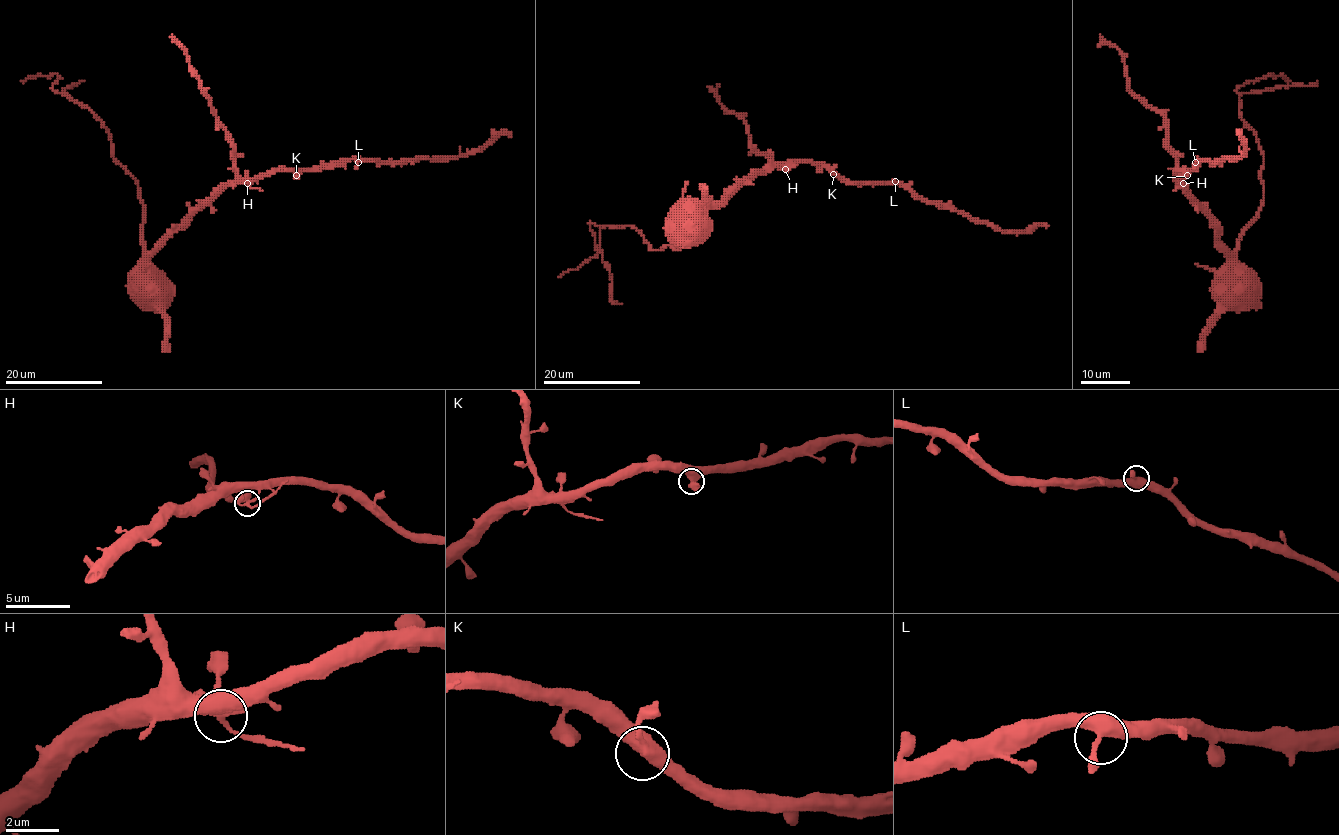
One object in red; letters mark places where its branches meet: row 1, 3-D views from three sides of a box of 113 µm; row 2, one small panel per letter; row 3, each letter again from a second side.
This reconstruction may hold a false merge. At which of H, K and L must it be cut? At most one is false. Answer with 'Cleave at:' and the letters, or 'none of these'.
Cleave at: H

